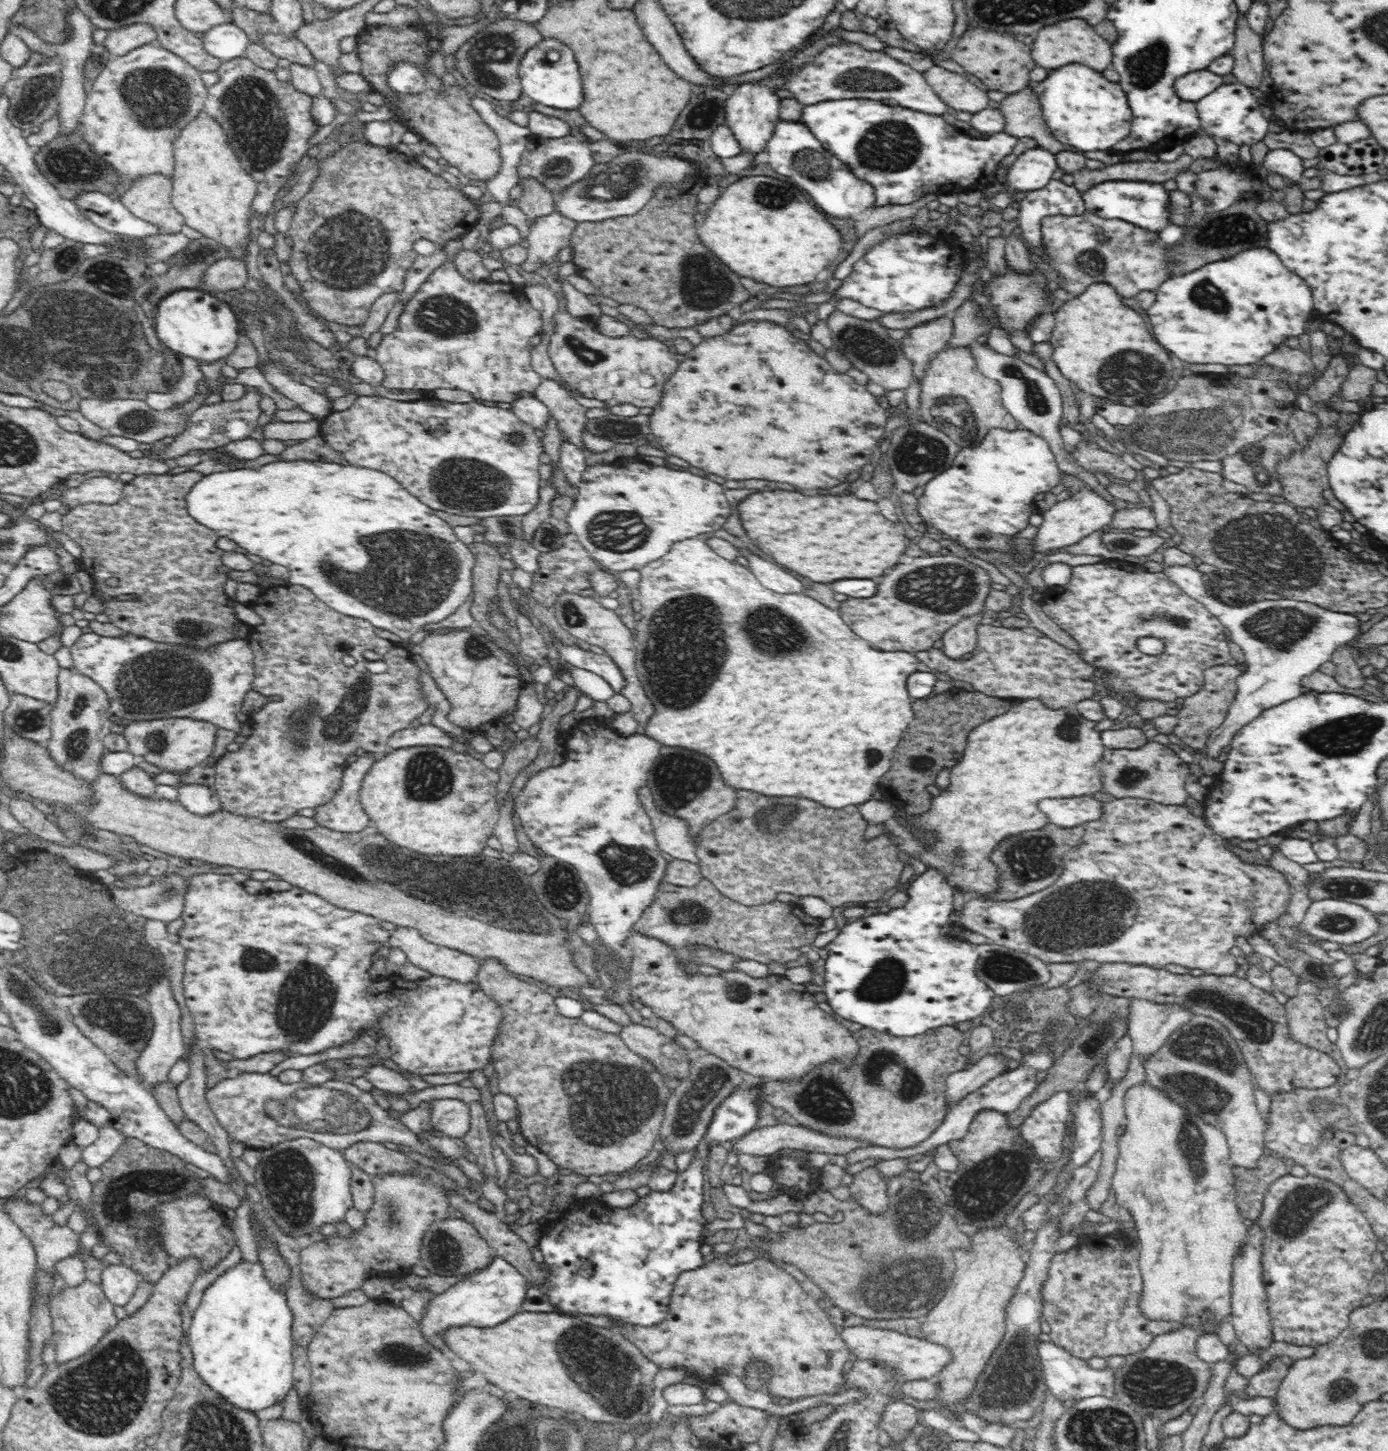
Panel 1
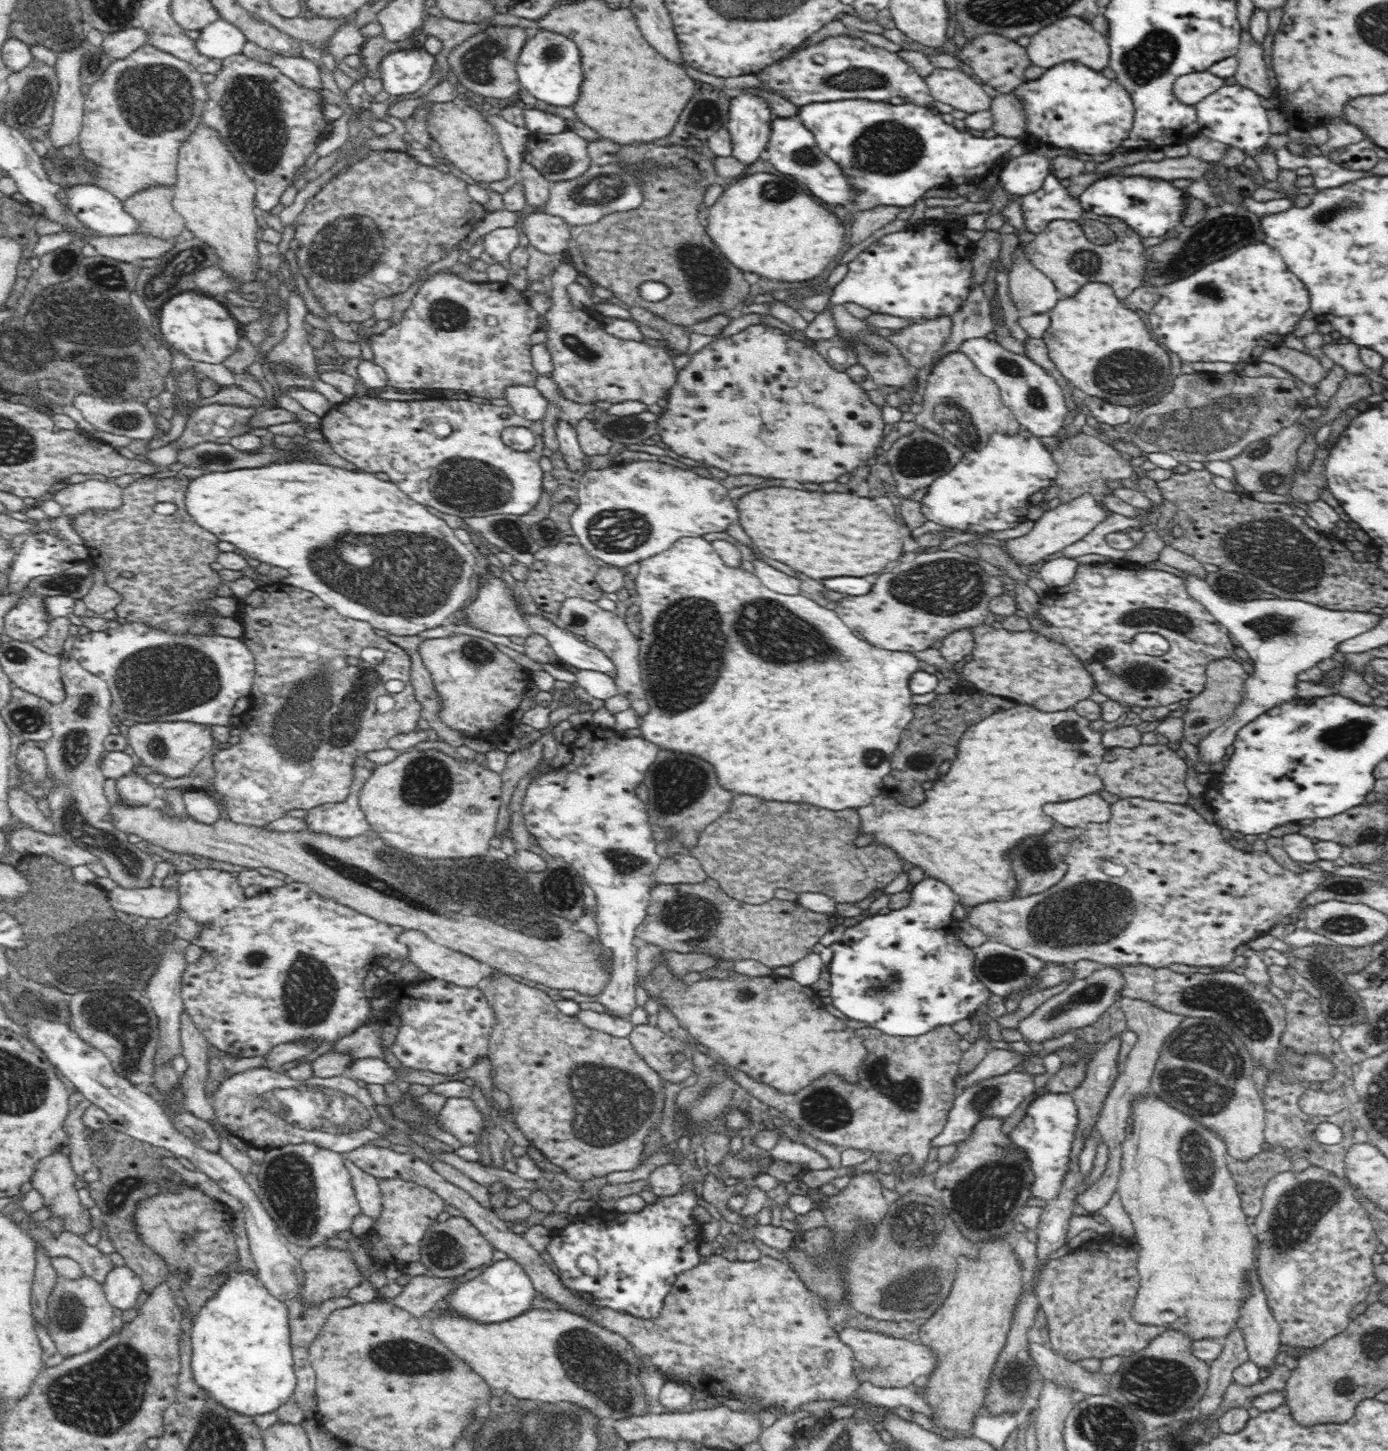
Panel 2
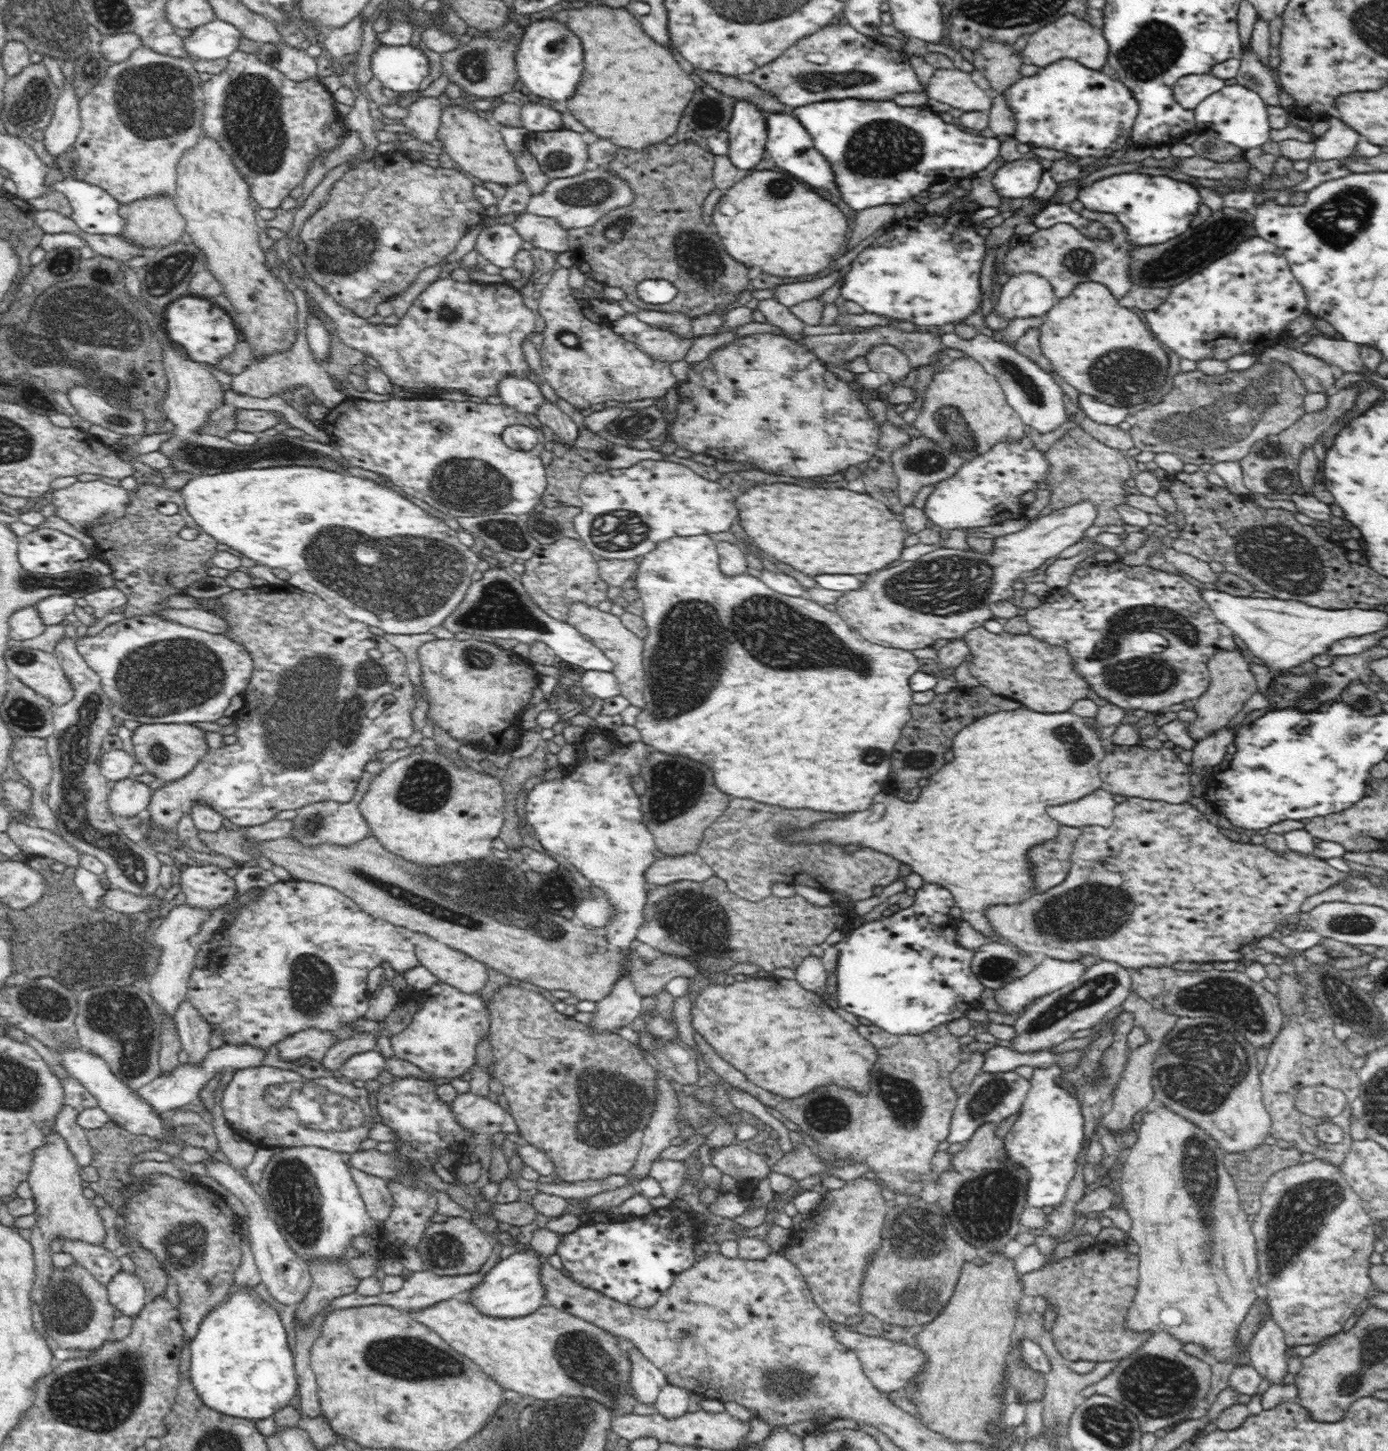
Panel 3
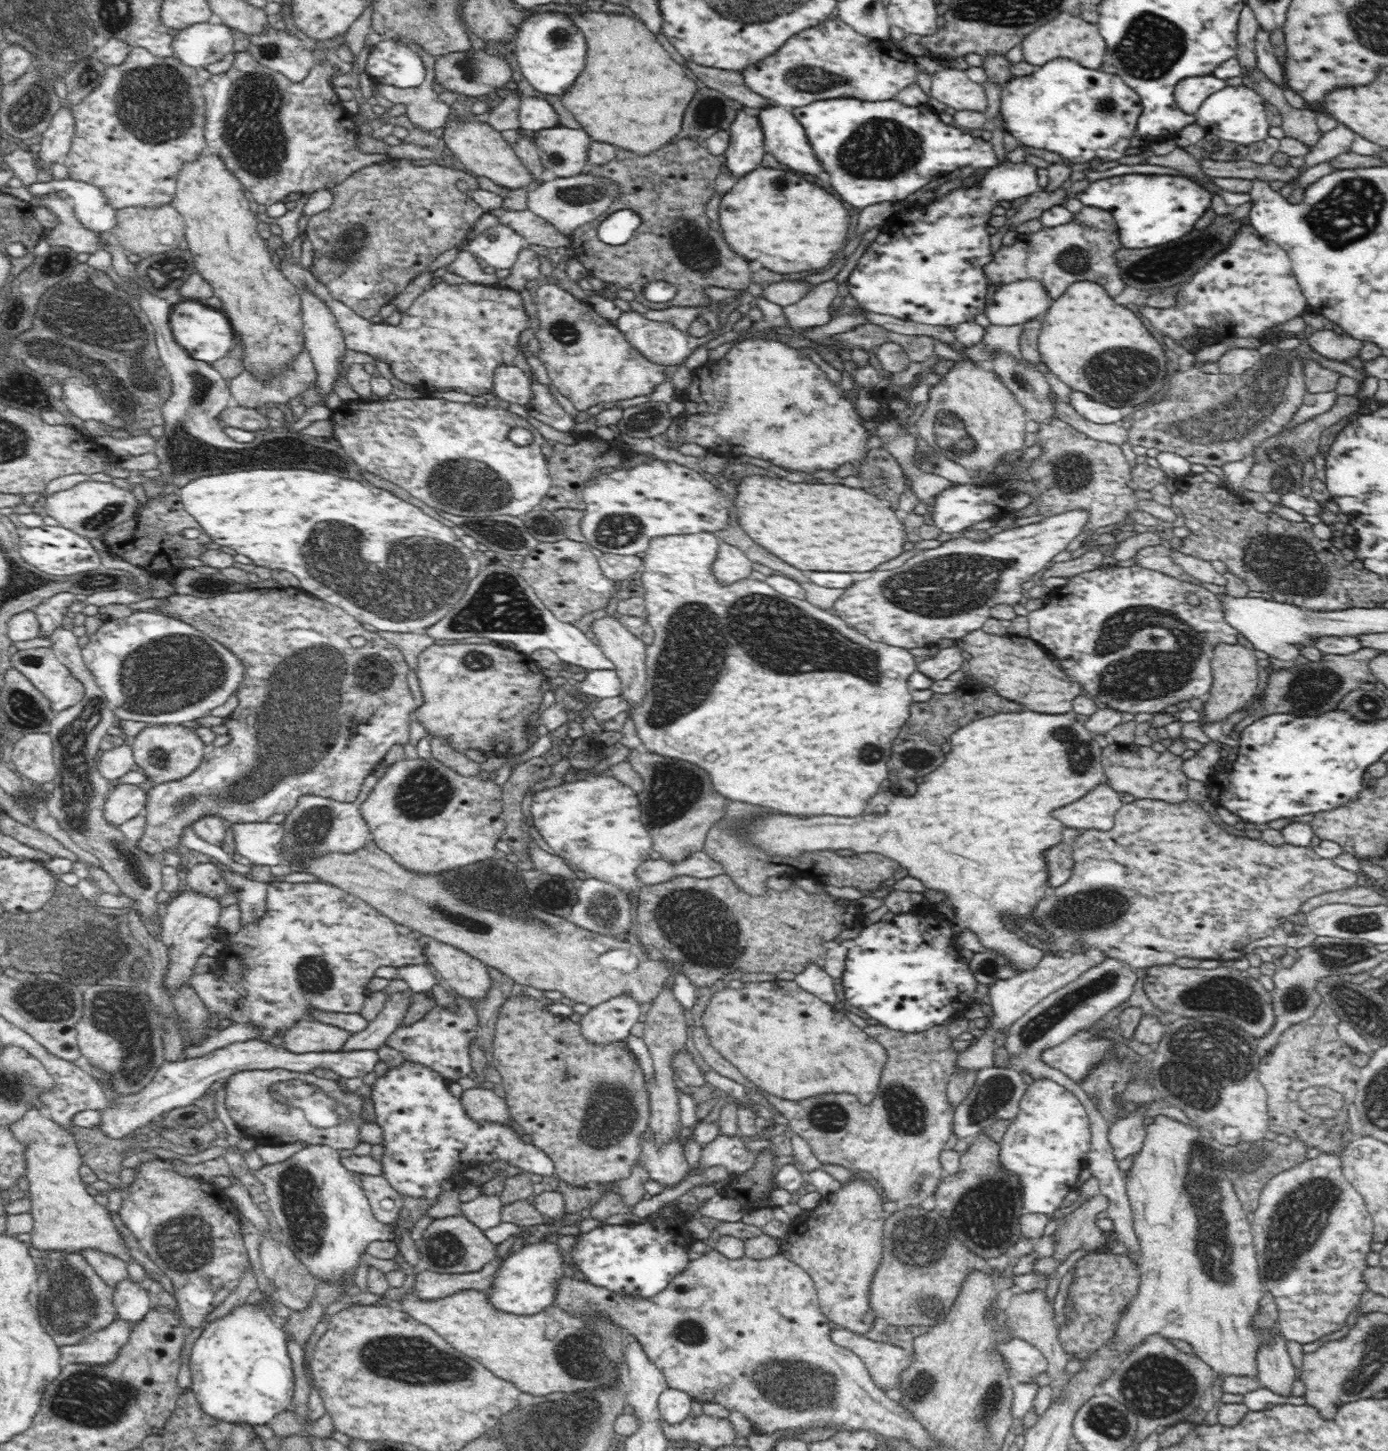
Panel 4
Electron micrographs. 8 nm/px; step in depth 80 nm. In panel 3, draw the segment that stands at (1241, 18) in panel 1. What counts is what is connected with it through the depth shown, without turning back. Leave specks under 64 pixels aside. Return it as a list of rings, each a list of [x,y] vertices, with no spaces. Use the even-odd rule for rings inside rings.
[[[1252,48],[1241,50],[1240,70],[1235,76],[1238,83],[1254,92],[1270,106],[1280,106],[1281,89],[1273,71],[1259,62]]]

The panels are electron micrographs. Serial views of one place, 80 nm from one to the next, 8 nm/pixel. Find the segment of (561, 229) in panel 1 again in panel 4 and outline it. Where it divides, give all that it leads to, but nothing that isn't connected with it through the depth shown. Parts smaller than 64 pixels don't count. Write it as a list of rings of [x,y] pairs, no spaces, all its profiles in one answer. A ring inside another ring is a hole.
[[[489,210],[489,214],[498,217],[499,224],[509,227],[520,234],[530,245],[539,245],[549,250],[565,247],[570,251],[571,238],[558,232],[552,224],[527,210]]]

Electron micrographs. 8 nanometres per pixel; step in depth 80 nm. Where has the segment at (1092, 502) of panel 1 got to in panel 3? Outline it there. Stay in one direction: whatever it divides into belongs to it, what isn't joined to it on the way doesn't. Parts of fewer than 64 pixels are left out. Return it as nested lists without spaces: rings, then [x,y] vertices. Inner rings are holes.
[[[1087,500],[1066,508],[1058,508],[1051,514],[1032,520],[1023,530],[994,538],[992,552],[989,554],[980,553],[975,549],[938,547],[912,562],[902,562],[896,568],[878,570],[870,574],[868,582],[864,582],[860,590],[846,591],[846,594],[835,602],[836,611],[848,622],[849,628],[858,630],[866,640],[879,646],[913,651],[917,648],[926,648],[942,638],[952,641],[963,638],[970,630],[982,627],[984,622],[994,617],[991,605],[1000,600],[1014,598],[1015,589],[1012,584],[1016,582],[1016,578],[1034,574],[1034,570],[1039,569],[1046,560],[1054,558],[1072,544],[1076,544],[1084,532],[1094,524],[1097,514],[1098,510]]]

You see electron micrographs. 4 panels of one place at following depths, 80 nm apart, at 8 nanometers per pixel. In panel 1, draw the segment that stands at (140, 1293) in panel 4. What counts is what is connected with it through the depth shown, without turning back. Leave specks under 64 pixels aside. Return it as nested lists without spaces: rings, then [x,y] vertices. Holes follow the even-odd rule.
[[[126,1261],[108,1265],[101,1273],[101,1287],[106,1298],[116,1306],[126,1306],[138,1288],[141,1276]]]

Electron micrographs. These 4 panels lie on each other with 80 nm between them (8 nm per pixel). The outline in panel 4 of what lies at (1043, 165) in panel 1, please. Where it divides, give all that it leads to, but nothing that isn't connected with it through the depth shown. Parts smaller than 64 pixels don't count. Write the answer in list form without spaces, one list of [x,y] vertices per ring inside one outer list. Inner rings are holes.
[[[1006,162],[990,168],[982,180],[970,188],[956,188],[948,192],[942,200],[924,200],[926,210],[916,210],[910,214],[914,220],[902,222],[898,211],[888,217],[878,237],[862,253],[854,270],[850,273],[847,283],[849,294],[865,311],[886,314],[902,320],[912,320],[930,326],[947,326],[953,328],[962,322],[970,322],[975,316],[983,315],[988,294],[989,281],[983,268],[994,260],[990,246],[991,235],[986,231],[992,218],[992,211],[1000,202],[1011,202],[1022,197],[1028,197],[1040,190],[1036,167],[1027,164]]]

